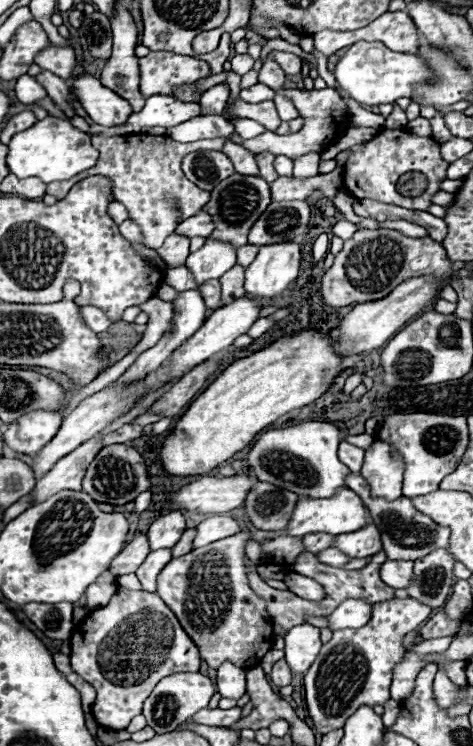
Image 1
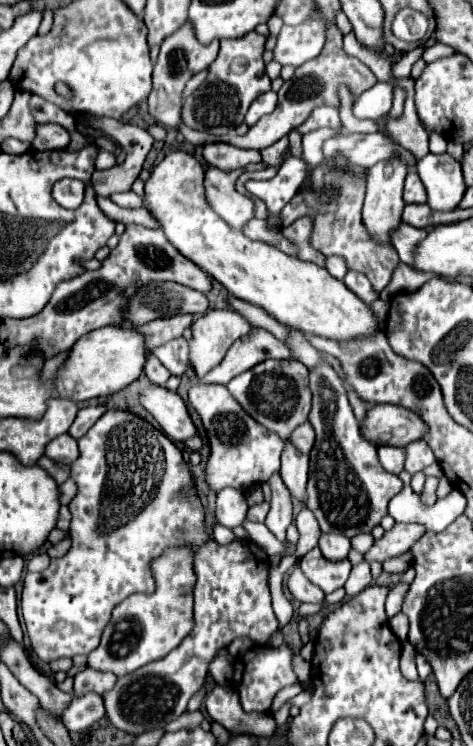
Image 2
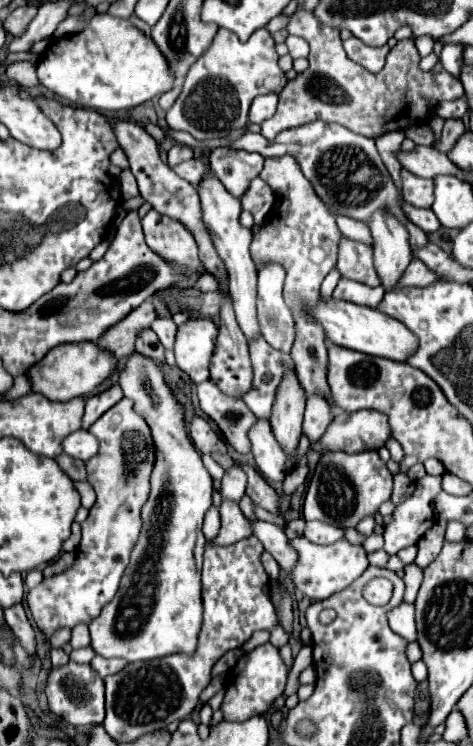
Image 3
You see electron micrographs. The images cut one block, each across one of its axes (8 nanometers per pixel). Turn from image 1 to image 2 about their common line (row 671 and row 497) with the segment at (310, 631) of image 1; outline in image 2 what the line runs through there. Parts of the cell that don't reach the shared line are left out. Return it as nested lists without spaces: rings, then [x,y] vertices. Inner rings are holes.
[[[286,440],[284,456],[282,456],[282,470],[280,478],[284,480],[286,488],[290,490],[292,498],[306,506],[306,480],[308,480],[308,456],[296,452]]]

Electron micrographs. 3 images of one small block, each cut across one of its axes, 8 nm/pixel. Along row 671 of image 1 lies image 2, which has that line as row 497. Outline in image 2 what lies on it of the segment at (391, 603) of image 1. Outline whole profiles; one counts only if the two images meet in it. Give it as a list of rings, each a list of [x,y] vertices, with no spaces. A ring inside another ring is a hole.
[[[320,364],[310,372],[312,412],[310,424],[316,432],[316,442],[310,452],[308,474],[308,510],[314,512],[324,534],[344,534],[354,538],[362,532],[372,532],[388,514],[388,502],[404,488],[402,480],[386,472],[378,460],[376,444],[360,434],[360,424],[352,414],[346,390],[336,372]]]

